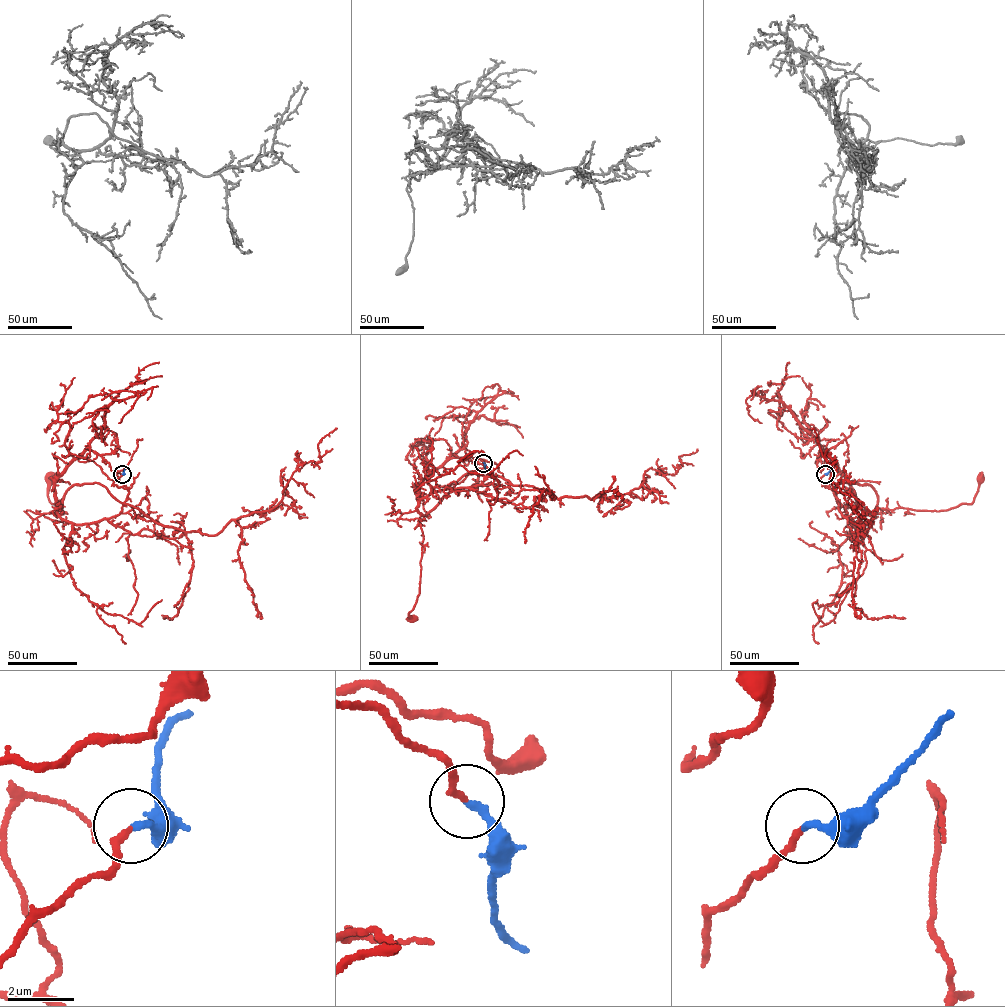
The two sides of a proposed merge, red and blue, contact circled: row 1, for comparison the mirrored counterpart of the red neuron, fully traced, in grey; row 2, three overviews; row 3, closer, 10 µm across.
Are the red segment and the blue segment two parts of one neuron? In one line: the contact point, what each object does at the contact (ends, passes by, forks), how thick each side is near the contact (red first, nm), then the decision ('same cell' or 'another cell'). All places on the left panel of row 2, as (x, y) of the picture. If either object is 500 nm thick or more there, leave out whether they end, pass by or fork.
at (122, 474); red ends there; blue ends there; 200 nm thick on the red side, 220 nm on the other; same cell

